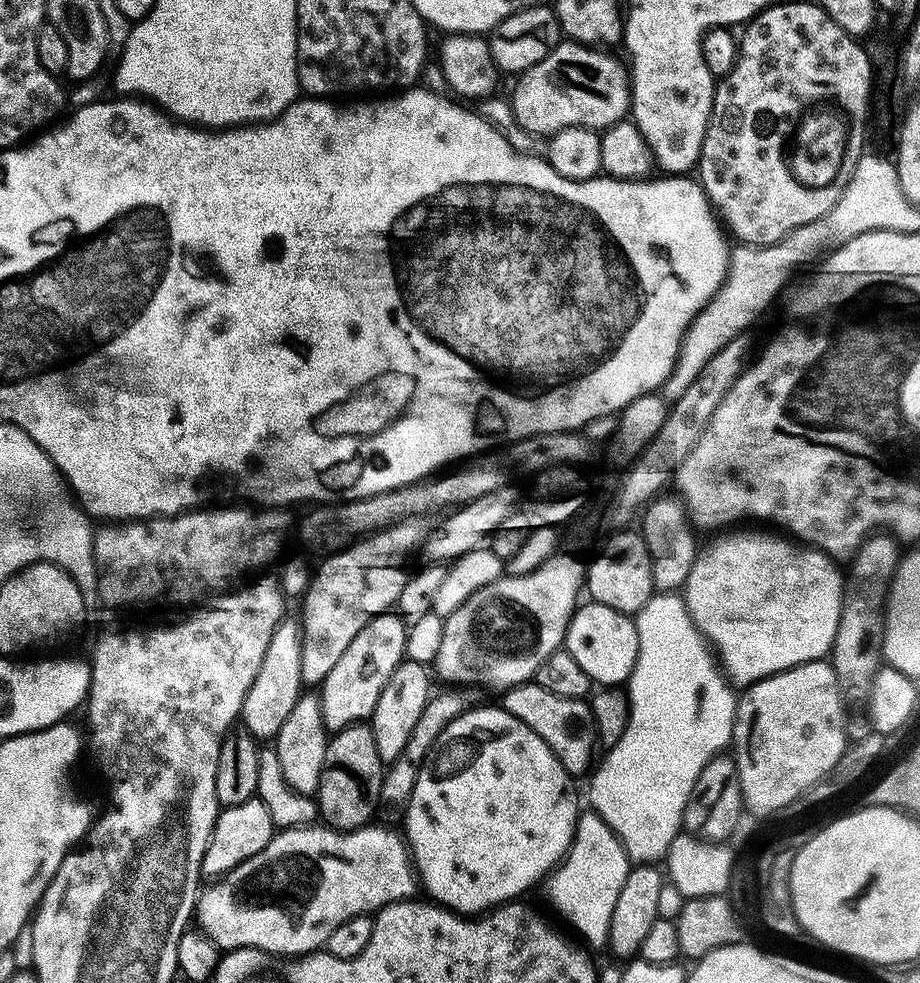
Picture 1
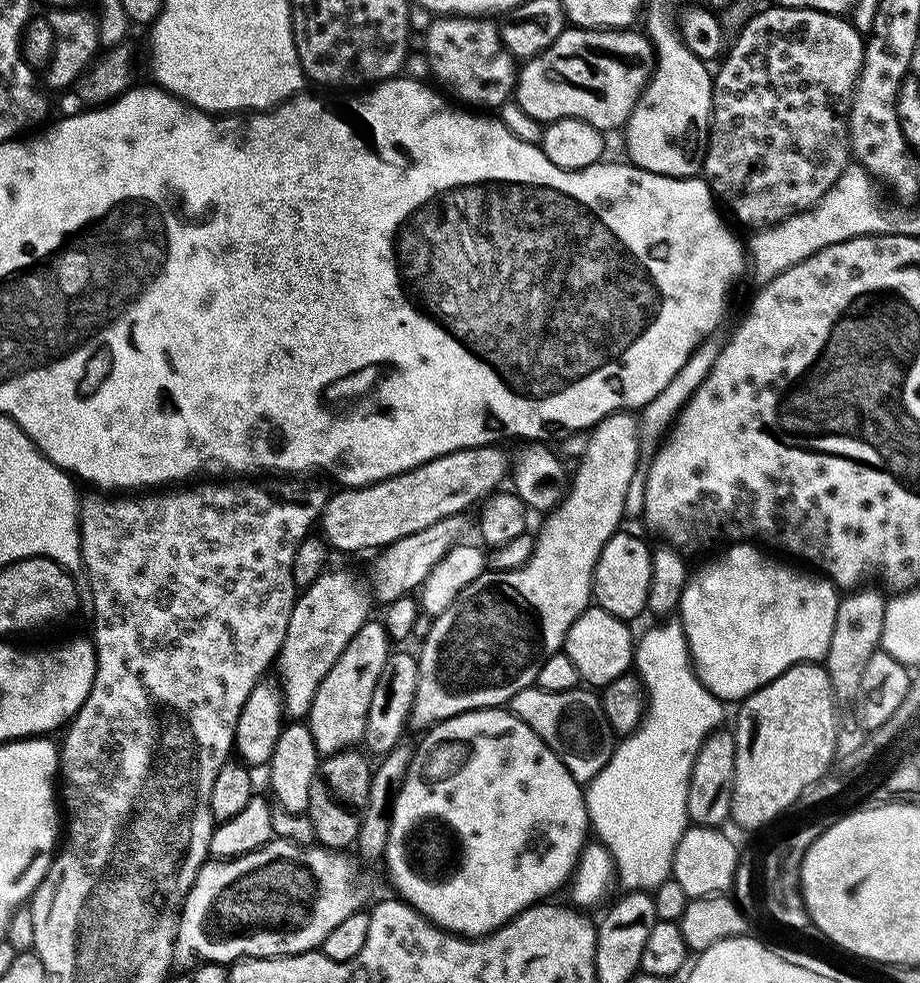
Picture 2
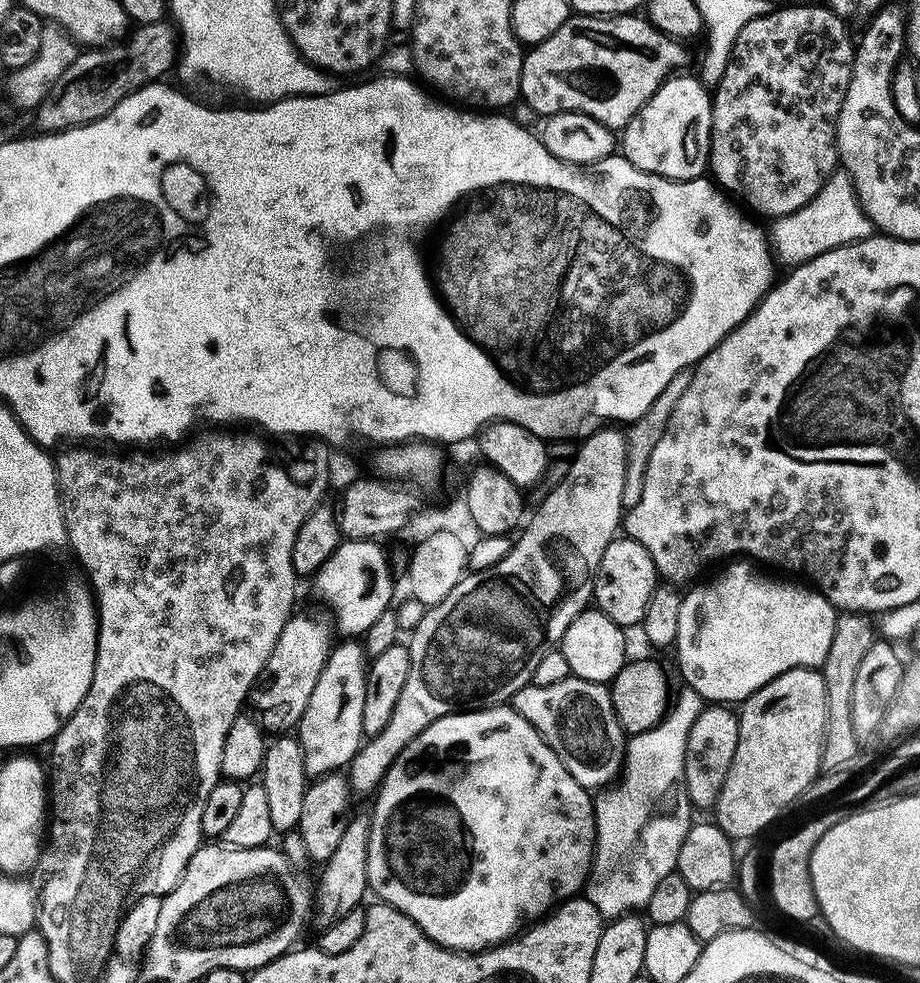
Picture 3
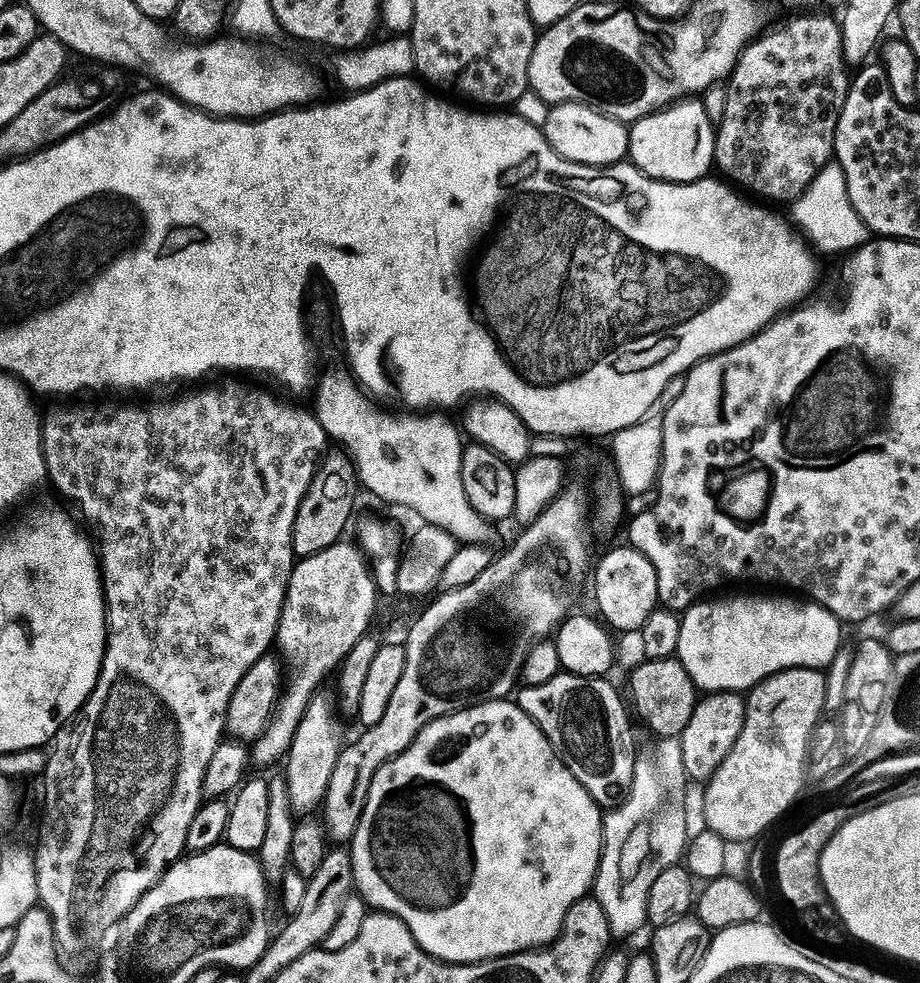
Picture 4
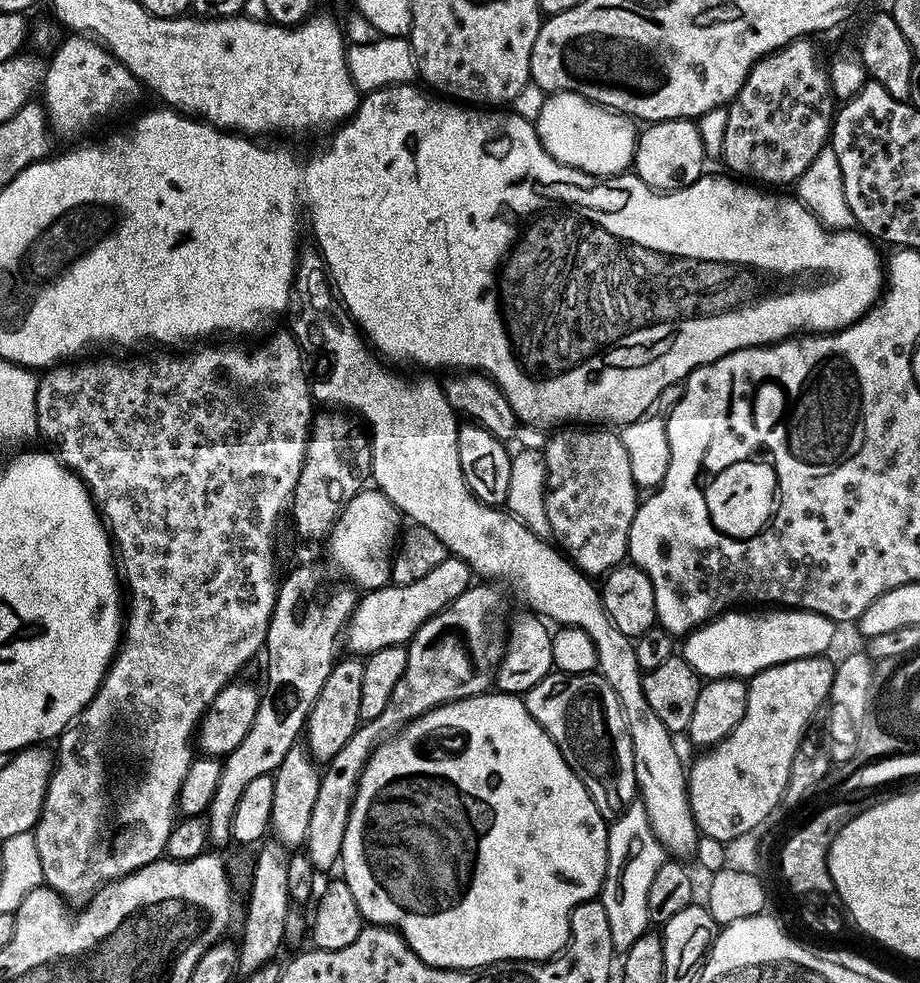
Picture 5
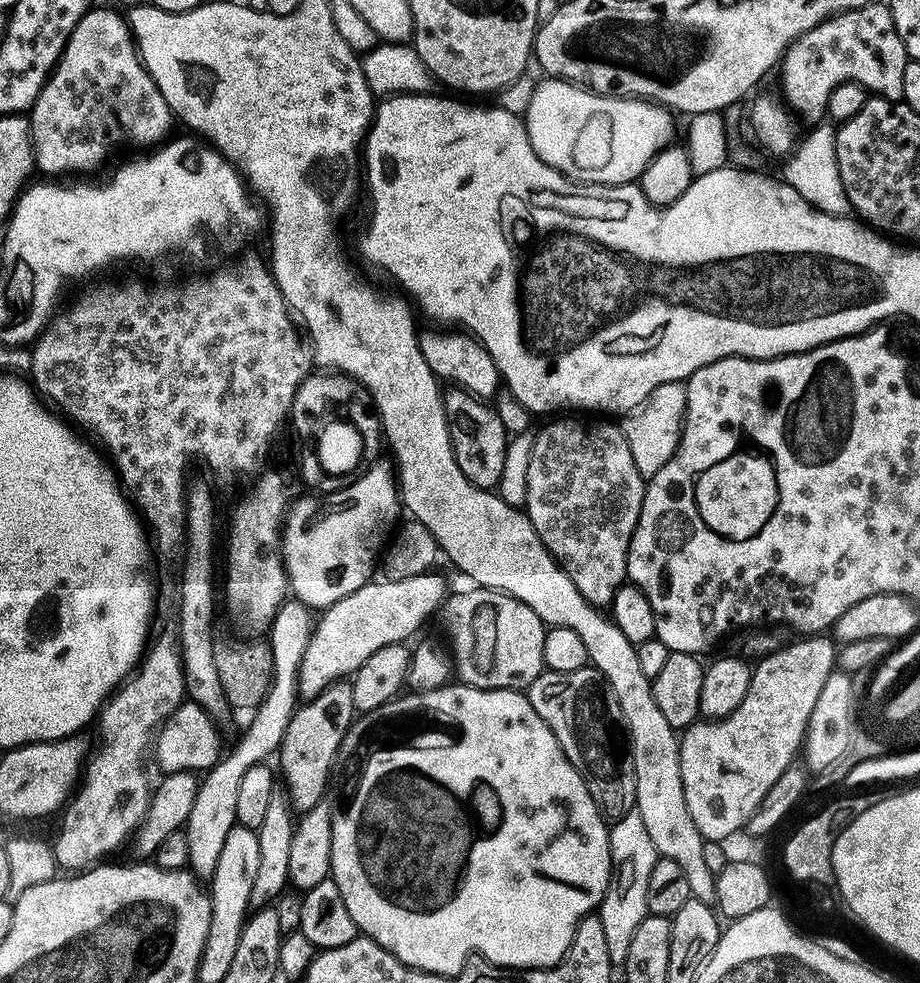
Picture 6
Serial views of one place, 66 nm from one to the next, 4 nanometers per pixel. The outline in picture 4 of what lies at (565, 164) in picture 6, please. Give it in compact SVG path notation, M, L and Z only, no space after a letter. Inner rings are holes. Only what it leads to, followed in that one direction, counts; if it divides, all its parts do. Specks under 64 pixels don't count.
M557 104L551 109L548 121L542 124L544 137L556 153L571 164L584 164L588 168L611 168L628 156L629 129L603 116L598 110L584 104Z

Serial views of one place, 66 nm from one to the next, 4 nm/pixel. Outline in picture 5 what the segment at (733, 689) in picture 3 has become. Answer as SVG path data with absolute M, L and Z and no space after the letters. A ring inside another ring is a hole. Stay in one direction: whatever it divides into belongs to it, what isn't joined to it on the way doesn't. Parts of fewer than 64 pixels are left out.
M729 610L687 637L683 659L705 681L751 678L774 666L824 656L836 640L837 625L817 612L772 610L769 616L751 616L748 610Z

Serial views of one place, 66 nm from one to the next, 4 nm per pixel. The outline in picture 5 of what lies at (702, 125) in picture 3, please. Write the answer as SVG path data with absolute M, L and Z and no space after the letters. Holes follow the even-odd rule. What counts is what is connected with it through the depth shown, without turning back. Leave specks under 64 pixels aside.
M671 120L665 124L653 124L648 133L641 135L636 150L635 175L655 192L667 194L680 192L703 180L706 175L706 155L699 123L691 120Z

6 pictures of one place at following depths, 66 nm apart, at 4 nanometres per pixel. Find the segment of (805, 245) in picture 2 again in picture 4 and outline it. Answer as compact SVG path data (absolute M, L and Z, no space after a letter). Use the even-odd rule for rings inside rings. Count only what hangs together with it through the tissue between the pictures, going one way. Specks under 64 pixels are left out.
M838 163L827 164L810 182L810 186L791 205L790 220L806 237L807 243L817 253L844 252L851 254L869 243L870 233L866 222L858 218L858 210L854 210L854 202L850 202L850 190L846 186L846 174Z

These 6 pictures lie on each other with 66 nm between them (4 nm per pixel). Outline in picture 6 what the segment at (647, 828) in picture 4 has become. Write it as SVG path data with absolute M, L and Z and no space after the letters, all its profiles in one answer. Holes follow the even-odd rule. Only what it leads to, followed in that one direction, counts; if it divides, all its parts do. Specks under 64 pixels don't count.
M639 814L615 821L611 833L612 883L608 885L608 892L604 895L598 914L606 929L606 943L613 965L623 966L626 958L630 958L630 945L634 942L634 934L638 934L638 926L642 926L648 917L646 889L650 887L650 874L654 874L658 857L654 842L650 842L650 834L646 834L646 822L642 822Z

